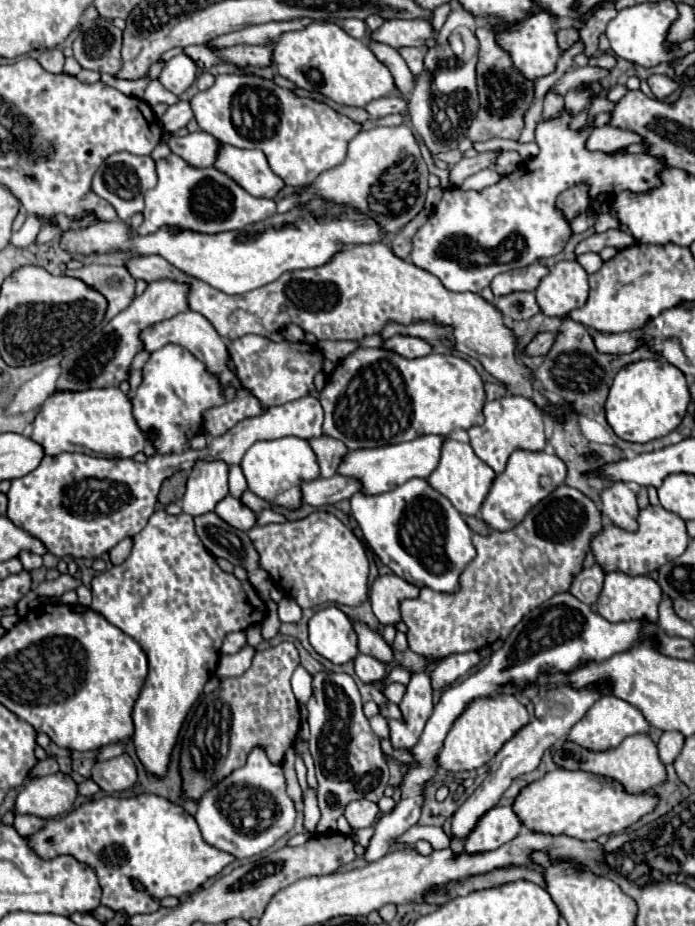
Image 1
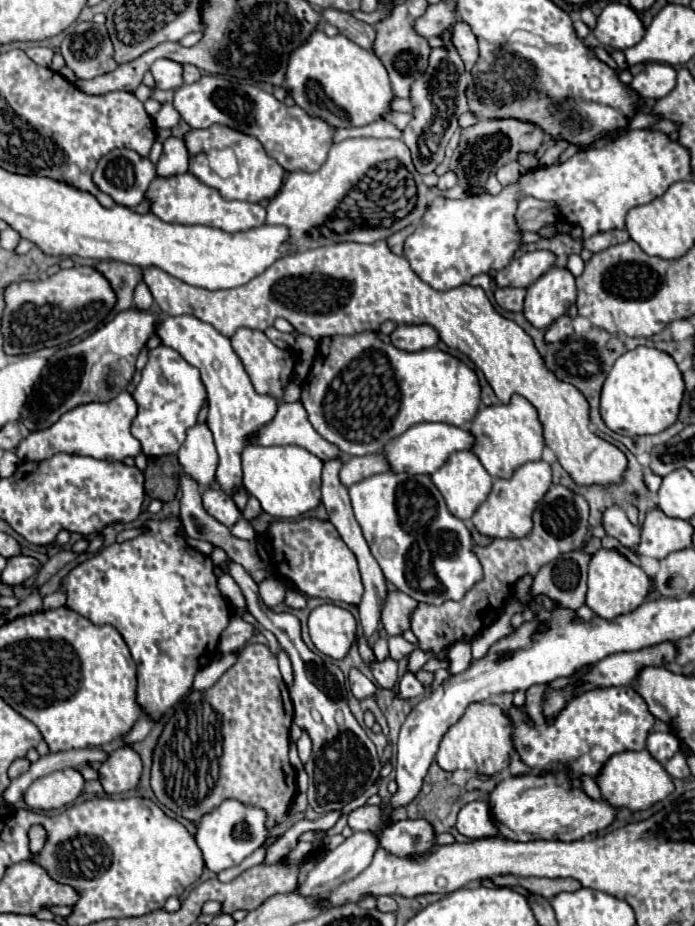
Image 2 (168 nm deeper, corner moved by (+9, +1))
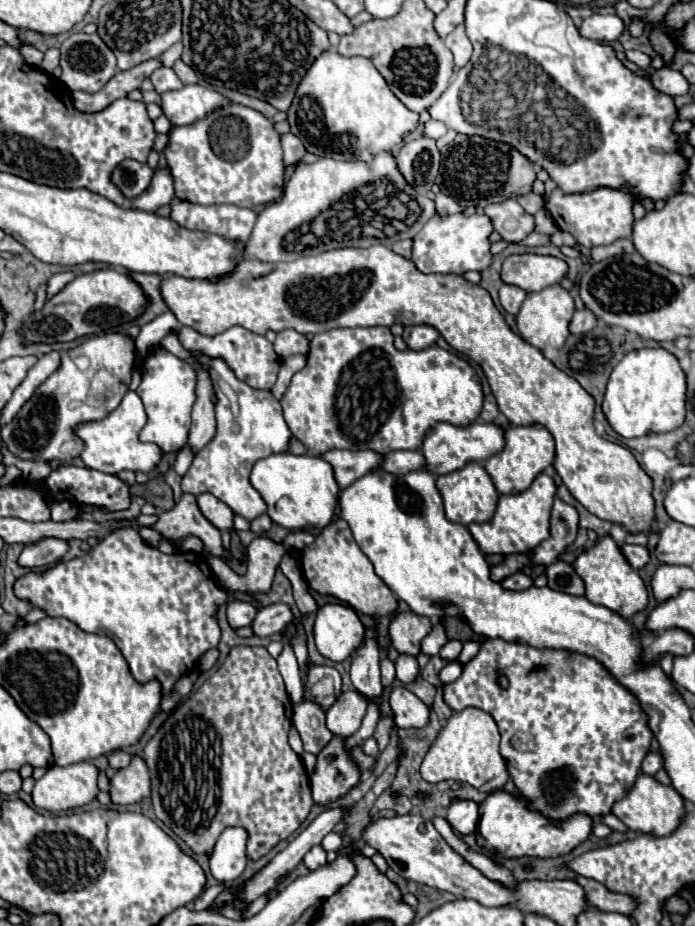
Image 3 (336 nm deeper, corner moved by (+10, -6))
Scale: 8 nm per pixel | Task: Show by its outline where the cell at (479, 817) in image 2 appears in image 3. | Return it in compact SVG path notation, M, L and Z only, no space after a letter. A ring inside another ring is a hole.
M455 800L449 806L447 812L447 822L453 826L455 832L459 834L475 834L477 832L477 822L479 822L479 806L471 800Z

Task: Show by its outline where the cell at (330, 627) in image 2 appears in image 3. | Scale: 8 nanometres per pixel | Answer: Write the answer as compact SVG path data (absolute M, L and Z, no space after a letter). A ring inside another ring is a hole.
M325 604L317 610L313 634L317 650L333 662L349 658L365 638L365 630L357 614L341 604Z

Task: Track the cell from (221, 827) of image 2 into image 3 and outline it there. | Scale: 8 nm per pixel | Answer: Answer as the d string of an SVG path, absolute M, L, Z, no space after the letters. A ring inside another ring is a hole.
M229 826L217 838L209 852L209 868L215 880L229 884L237 880L247 864L247 830L241 826Z

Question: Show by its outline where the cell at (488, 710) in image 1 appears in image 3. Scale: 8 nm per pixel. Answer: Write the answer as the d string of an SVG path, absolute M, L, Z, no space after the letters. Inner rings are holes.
M465 708L461 712L455 712L443 730L437 734L437 740L429 748L423 764L421 764L421 776L427 782L441 782L441 780L457 780L467 782L479 792L493 792L505 786L509 780L507 762L499 752L499 730L495 720L481 712L479 708Z

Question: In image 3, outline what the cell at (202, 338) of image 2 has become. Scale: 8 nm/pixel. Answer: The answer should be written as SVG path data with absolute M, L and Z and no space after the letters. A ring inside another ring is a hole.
M191 352L191 356L195 356L201 370L209 374L217 396L217 436L193 458L189 472L183 476L181 488L193 496L209 492L225 502L235 514L253 520L267 508L259 492L249 484L249 472L259 458L285 452L285 444L291 436L291 430L283 420L281 402L269 390L255 390L241 382L223 358L211 358L203 352Z

